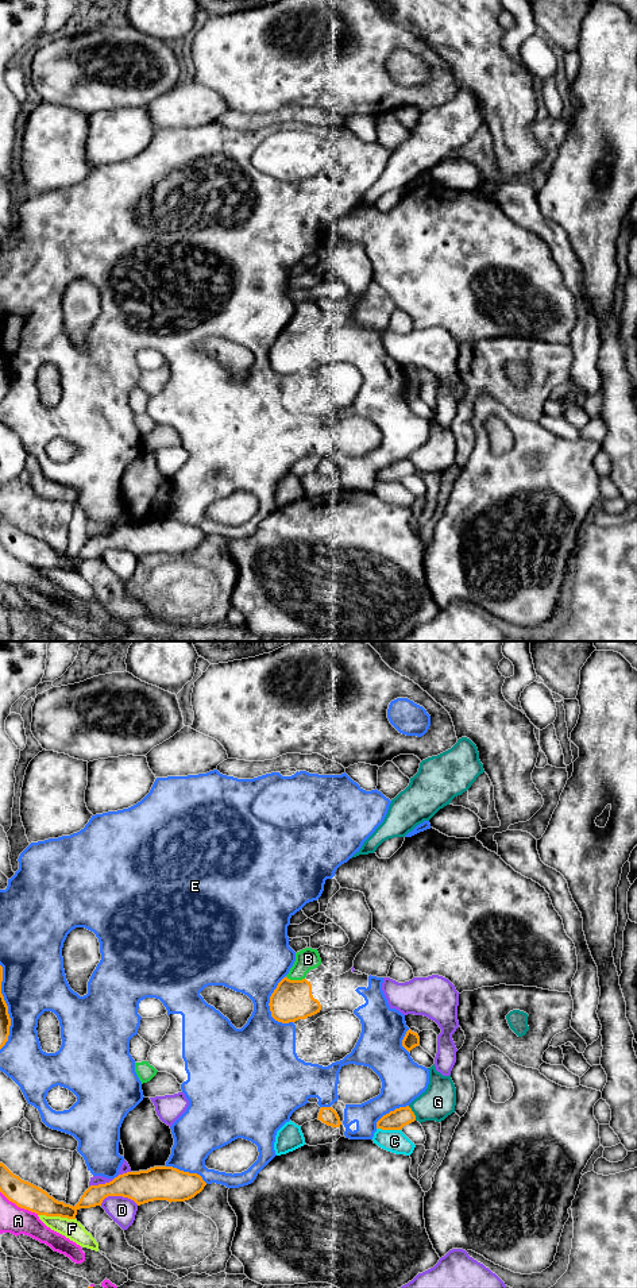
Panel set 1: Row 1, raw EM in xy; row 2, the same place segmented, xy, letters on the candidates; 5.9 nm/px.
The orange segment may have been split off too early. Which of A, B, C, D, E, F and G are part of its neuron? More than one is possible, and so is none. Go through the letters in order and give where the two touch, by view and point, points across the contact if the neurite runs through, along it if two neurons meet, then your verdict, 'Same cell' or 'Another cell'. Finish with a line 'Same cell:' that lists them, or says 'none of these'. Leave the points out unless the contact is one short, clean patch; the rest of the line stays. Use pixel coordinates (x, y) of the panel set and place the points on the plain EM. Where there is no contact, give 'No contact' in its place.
A: Touches orange at xy (19, 558). Another cell
B: Touches orange at xy (296, 332). Path across: xy (292, 351), (296, 332), (298, 322), (308, 311). Same cell
C: Touches orange at xy (389, 481). Another cell
D: Touches orange at xy (119, 547). Another cell
E: Touches orange at xy (269, 357). Another cell
F: Touches orange at xy (57, 567). Another cell
G: Touches orange at xy (413, 465). Another cell
Same cell: B

